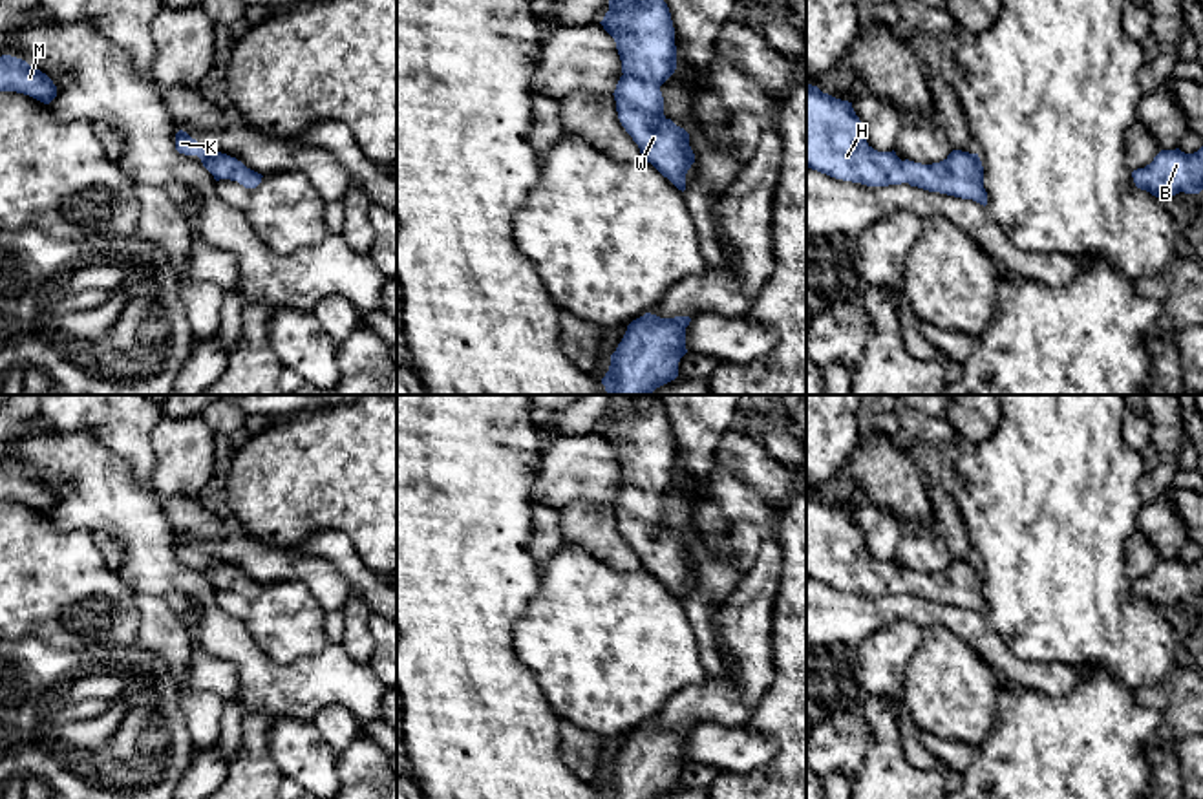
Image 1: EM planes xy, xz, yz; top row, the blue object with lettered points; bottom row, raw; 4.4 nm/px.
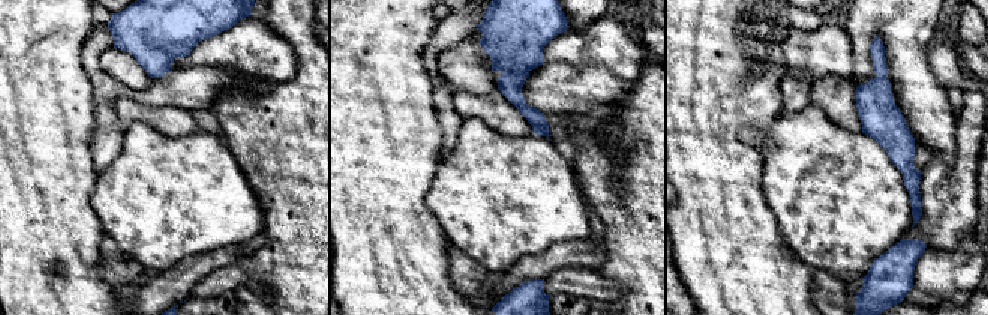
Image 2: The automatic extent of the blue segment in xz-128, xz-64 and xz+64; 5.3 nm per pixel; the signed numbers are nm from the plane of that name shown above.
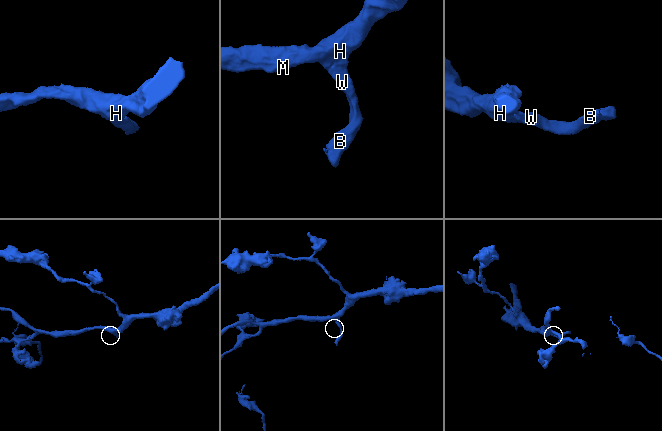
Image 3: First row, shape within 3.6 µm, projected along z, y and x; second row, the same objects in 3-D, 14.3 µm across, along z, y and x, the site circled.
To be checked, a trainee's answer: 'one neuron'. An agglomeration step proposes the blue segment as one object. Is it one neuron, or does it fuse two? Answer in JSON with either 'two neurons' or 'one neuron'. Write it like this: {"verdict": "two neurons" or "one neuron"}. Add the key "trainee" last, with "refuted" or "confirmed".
{"verdict": "one neuron", "trainee": "confirmed"}

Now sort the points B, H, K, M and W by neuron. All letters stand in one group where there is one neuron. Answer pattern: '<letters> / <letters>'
B H K M W

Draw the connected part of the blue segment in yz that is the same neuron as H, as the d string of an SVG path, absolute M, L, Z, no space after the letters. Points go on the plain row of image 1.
M806 494L806 576L836 589L867 596L909 592L987 614L984 576L978 563L953 559L943 570L901 570L896 561L878 561L867 552L865 536L852 512Z

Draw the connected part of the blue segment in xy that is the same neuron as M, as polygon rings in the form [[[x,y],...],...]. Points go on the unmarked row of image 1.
[[[11,464],[0,466],[0,501],[24,503],[44,514],[57,506],[57,495],[46,483]]]

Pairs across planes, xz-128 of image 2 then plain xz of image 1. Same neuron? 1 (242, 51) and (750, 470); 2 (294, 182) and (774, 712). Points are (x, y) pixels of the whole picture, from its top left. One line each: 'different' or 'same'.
1: same
2: same

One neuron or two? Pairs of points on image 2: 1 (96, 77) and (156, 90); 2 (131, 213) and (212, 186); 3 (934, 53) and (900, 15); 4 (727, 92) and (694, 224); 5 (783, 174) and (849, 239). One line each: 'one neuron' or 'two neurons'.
1: one neuron
2: one neuron
3: two neurons
4: one neuron
5: one neuron

